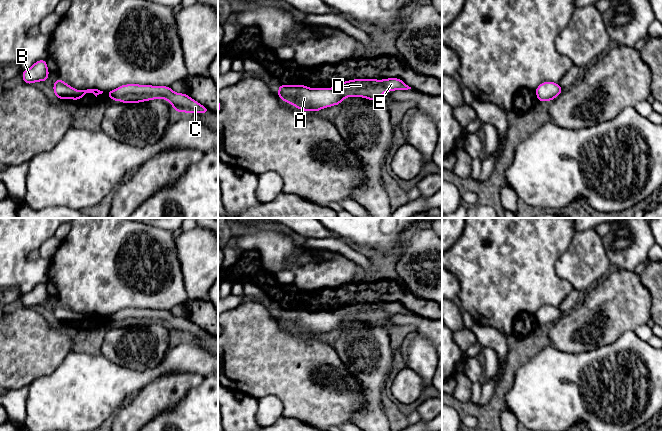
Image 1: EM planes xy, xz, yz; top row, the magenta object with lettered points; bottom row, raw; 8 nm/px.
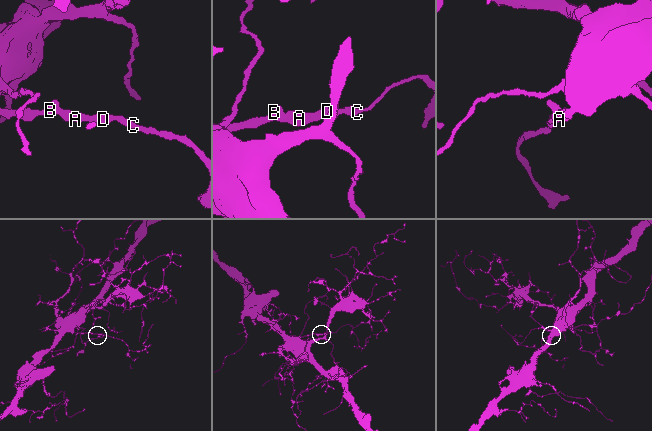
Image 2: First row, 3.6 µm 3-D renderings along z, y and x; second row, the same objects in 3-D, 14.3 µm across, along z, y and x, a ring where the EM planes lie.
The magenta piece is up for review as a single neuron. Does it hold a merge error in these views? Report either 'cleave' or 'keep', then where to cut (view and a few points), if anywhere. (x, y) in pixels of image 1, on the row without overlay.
keep | no cut

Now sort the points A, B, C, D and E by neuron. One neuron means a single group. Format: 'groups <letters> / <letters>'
groups A B C D E

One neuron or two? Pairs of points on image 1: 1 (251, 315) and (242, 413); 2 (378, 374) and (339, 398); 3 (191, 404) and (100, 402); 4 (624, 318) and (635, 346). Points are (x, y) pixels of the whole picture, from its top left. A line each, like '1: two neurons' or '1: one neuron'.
1: two neurons
2: two neurons
3: two neurons
4: two neurons

